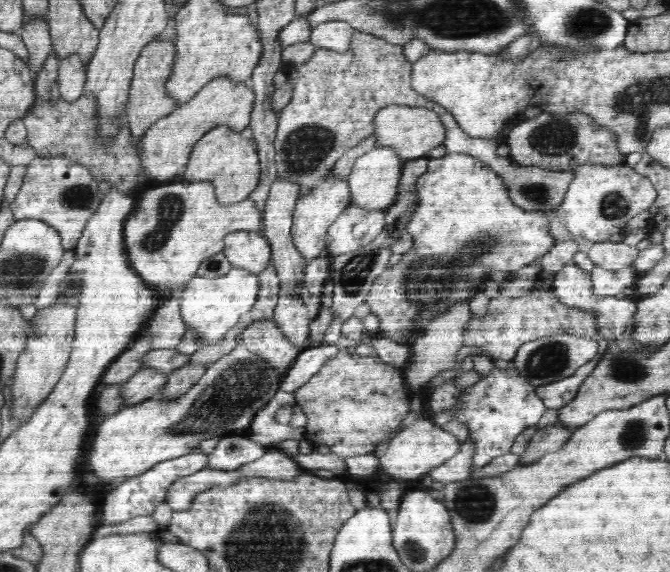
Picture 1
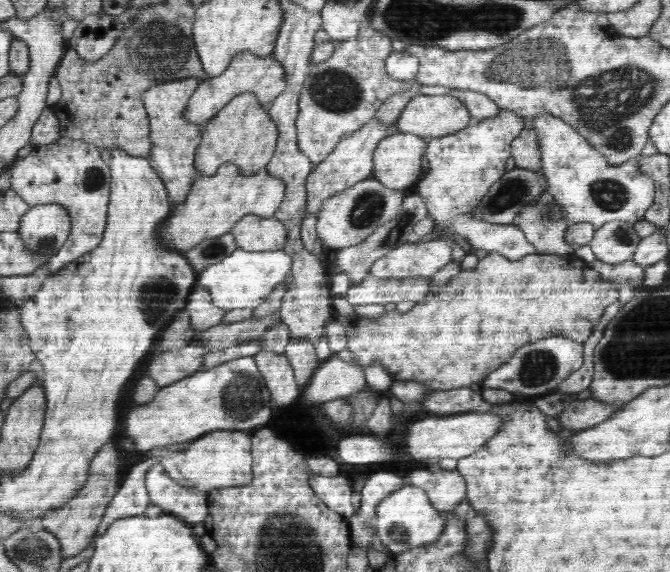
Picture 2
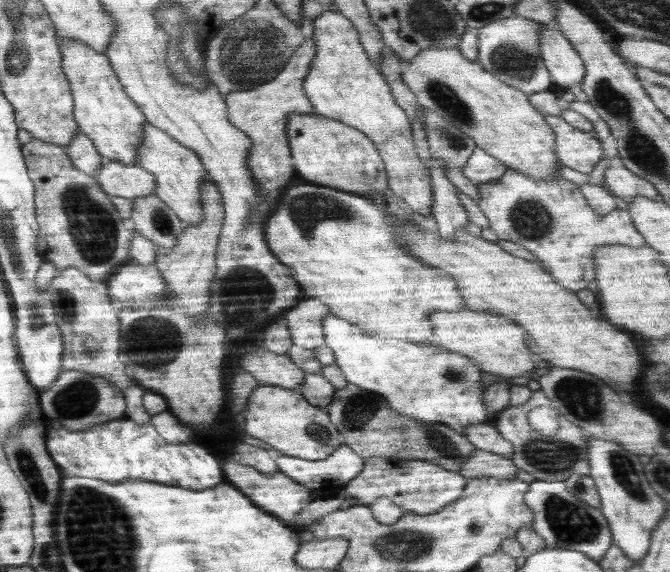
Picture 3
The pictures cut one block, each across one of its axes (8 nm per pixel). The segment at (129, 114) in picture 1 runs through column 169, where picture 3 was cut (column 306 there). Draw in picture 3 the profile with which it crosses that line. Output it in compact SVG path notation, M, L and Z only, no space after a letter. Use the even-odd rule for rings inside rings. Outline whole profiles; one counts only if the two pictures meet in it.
M313 38L306 39L274 81L257 87L256 90L237 91L225 97L229 121L252 139L247 166L251 168L262 199L277 199L278 194L284 191L285 185L296 173L289 146L288 116L294 112L315 114L314 106L304 93L303 83L312 68L316 52L317 42Z

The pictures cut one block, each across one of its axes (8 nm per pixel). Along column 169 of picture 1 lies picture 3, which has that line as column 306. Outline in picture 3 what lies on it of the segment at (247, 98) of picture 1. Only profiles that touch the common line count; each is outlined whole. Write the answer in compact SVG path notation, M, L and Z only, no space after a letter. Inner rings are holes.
M290 114L288 137L296 173L318 186L334 187L365 196L384 196L389 187L388 172L376 144L362 131L318 114Z

